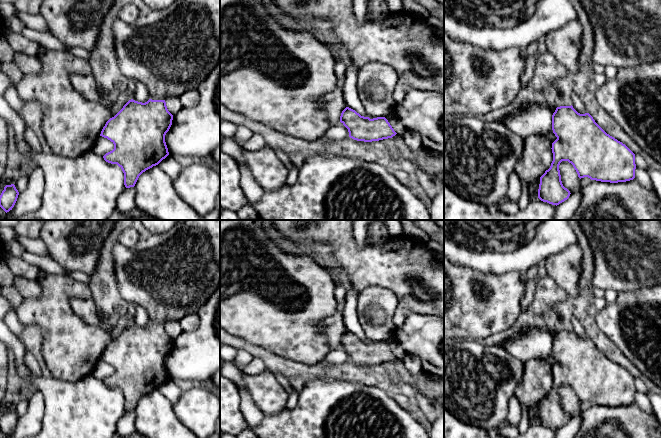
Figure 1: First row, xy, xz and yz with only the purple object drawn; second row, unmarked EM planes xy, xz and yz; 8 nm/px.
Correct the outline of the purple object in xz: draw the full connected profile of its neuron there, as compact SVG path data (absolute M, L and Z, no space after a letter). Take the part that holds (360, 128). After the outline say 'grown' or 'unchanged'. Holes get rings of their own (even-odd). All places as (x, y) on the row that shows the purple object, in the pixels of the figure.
M346 107L341 113L340 122L348 129L349 137L357 141L372 142L393 138L406 160L412 161L436 184L441 183L440 175L444 172L444 153L424 147L414 153L405 144L402 135L394 131L385 117L370 119Z; grown

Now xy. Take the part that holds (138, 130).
M184 0L164 20L141 28L117 18L113 22L112 36L120 71L128 79L142 82L150 94L150 99L145 103L129 100L106 122L100 134L114 144L114 149L103 156L104 160L122 169L124 185L130 188L135 186L143 172L158 165L169 155L165 135L172 125L173 115L168 111L165 101L178 99L183 93L198 89L220 60L220 0Z; grown

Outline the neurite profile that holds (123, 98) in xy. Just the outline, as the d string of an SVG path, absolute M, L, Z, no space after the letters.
M121 94L118 99L112 103L111 107L108 108L110 118L114 117L129 100L128 94Z

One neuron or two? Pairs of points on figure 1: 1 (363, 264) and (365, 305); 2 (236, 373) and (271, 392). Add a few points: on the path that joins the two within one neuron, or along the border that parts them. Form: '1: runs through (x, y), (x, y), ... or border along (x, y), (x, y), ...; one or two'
1: border along (388, 289), (382, 286), (367, 286), (359, 292); two
2: runs through (245, 380), (262, 387); one

